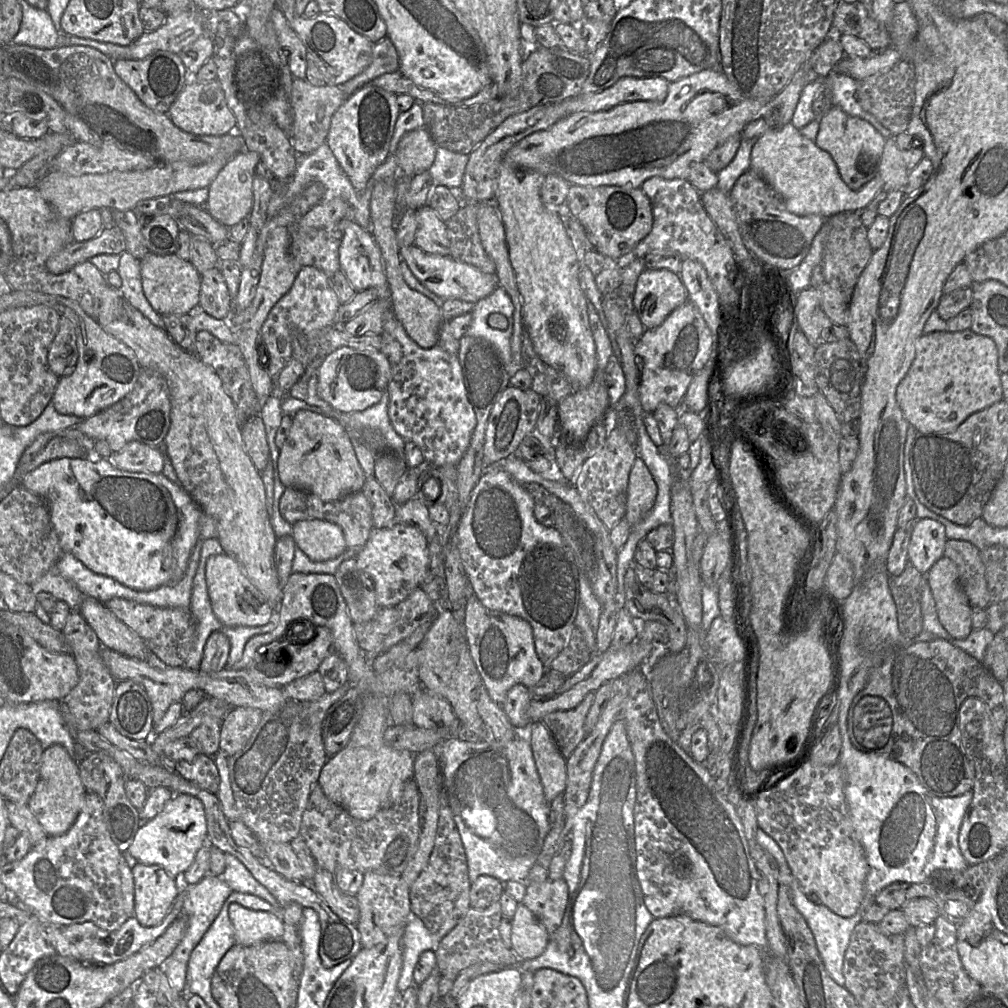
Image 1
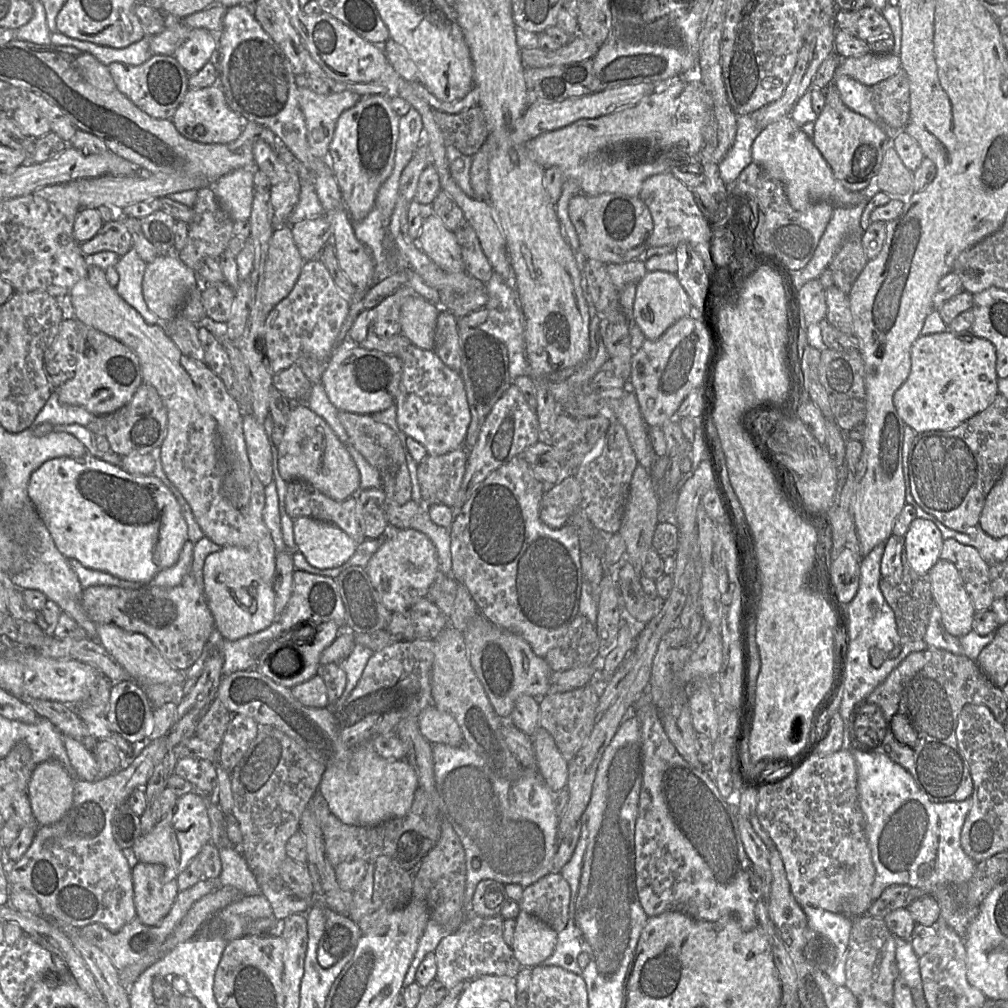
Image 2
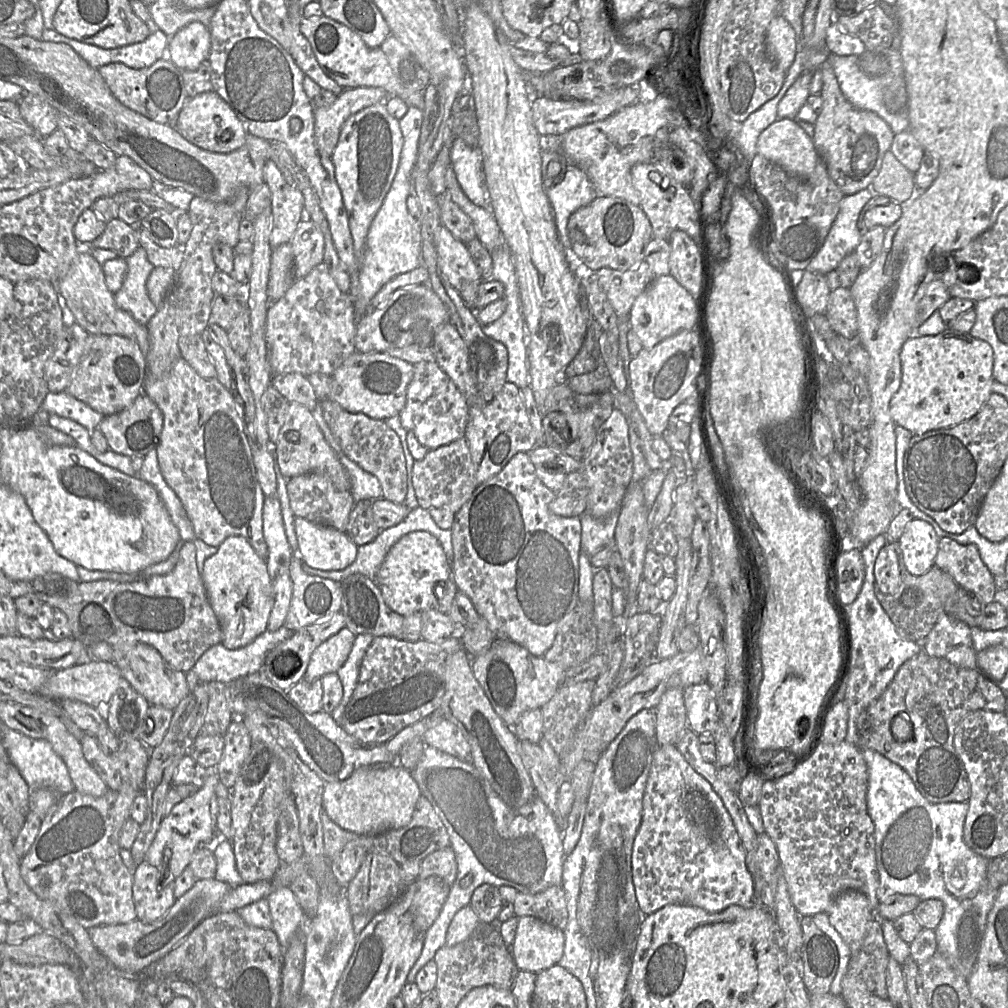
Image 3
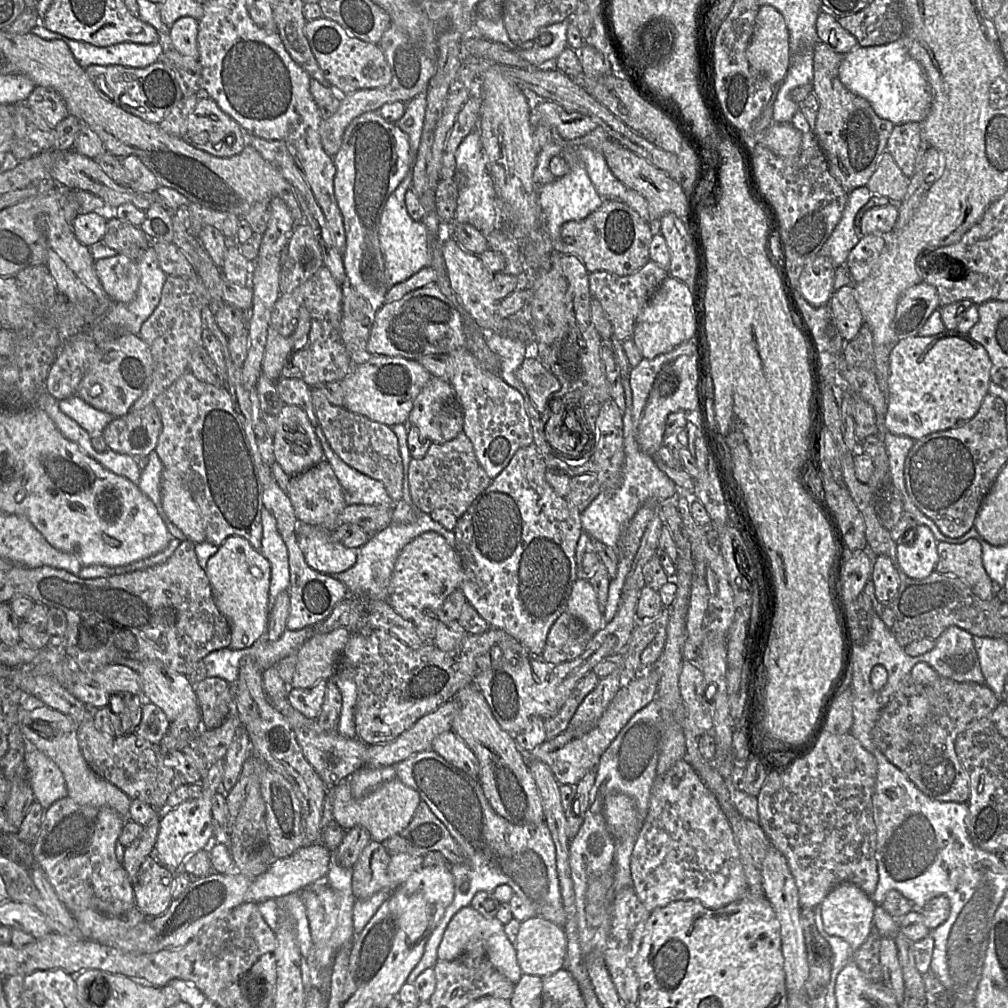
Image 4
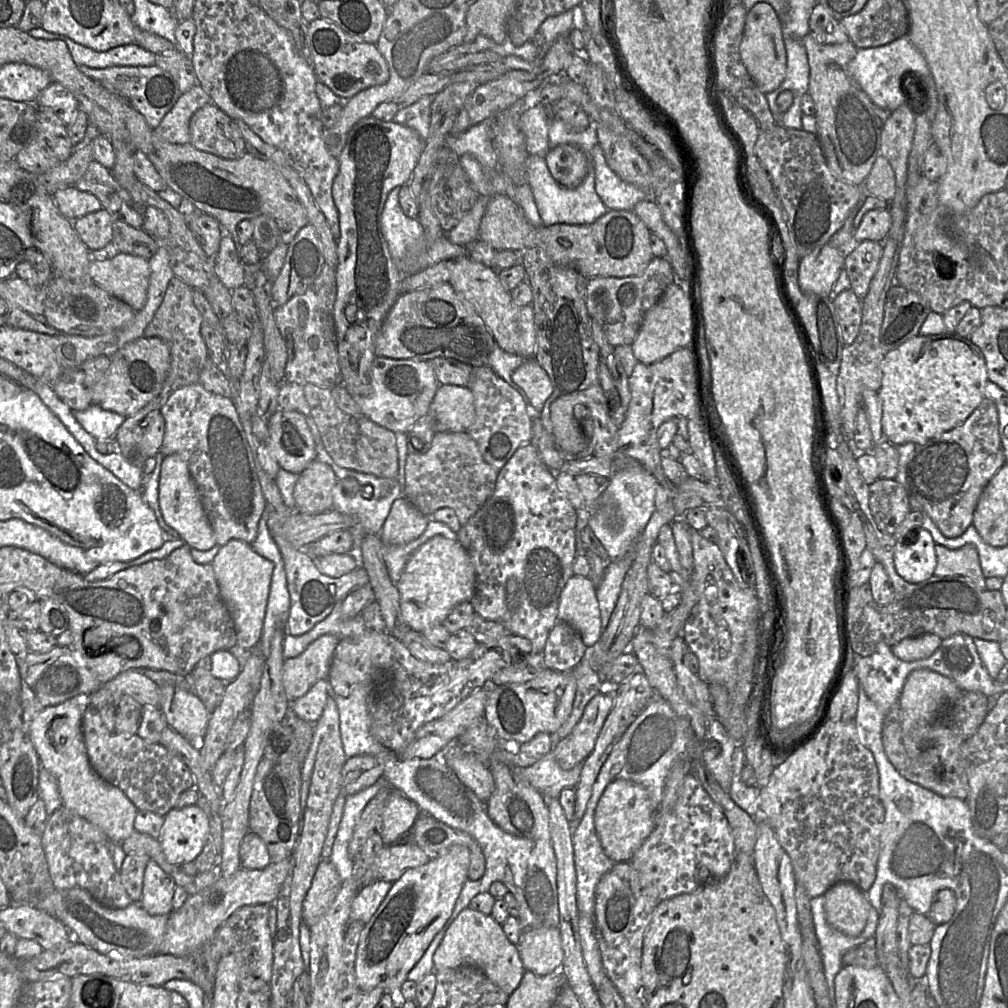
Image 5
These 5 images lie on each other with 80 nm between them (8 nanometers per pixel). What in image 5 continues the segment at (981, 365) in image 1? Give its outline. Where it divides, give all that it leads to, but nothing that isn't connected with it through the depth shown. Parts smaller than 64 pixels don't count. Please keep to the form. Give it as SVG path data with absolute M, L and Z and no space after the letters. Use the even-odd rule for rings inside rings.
M956 332L911 338L885 354L883 379L877 391L882 402L882 432L894 446L906 443L924 444L928 440L962 425L984 400L988 382L987 365L980 348L970 338Z

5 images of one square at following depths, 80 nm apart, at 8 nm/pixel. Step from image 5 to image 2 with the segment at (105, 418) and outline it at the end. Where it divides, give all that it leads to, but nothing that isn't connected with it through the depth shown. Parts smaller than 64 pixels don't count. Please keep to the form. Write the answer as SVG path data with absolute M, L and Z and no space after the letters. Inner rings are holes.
M53 390L31 427L43 423L49 423L53 426L60 424L88 426L94 417L93 414L81 406L61 404L57 391Z

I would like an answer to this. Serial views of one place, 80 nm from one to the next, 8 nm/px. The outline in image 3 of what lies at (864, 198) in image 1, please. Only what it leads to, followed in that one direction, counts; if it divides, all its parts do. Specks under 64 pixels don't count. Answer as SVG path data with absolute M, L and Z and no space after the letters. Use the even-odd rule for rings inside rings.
M778 118L759 135L757 153L789 175L808 176L821 160L812 138L794 119Z

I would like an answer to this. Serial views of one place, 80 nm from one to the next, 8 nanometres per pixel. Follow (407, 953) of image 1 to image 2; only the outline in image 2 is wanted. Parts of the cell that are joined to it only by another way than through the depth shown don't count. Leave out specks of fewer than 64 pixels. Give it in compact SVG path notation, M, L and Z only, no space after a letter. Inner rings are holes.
M434 919L428 921L419 940L414 958L405 975L403 988L415 982L416 970L425 956L430 952L434 952L442 939L450 933L447 927L439 924Z

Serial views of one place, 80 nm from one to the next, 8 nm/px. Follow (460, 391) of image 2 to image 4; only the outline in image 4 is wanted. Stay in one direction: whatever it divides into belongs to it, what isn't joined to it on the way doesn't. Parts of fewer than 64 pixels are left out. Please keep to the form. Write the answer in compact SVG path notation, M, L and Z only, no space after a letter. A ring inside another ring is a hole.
M430 378L414 400L407 424L418 427L432 443L448 442L463 431L463 410L449 380Z

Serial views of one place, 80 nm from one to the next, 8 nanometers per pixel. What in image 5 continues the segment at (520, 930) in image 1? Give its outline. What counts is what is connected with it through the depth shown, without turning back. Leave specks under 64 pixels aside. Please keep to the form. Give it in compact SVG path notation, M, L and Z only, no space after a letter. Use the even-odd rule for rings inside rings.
M559 927L525 929L517 948L526 971L544 976L562 967L564 951Z

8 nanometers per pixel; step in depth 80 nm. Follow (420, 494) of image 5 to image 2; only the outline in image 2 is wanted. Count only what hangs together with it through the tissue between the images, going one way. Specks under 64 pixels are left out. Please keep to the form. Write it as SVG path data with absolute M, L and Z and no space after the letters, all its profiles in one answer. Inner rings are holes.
M458 448L443 455L427 455L417 465L421 498L427 505L453 507L466 472L468 451Z

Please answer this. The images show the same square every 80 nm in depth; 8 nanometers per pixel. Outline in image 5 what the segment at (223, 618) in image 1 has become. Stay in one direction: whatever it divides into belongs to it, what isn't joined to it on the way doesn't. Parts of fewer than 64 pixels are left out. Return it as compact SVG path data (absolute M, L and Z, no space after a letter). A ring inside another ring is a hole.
M235 539L230 540L227 544L220 547L211 565L219 587L221 599L234 622L237 635L236 645L245 650L253 649L261 640L274 565L270 560L256 553L251 545Z

